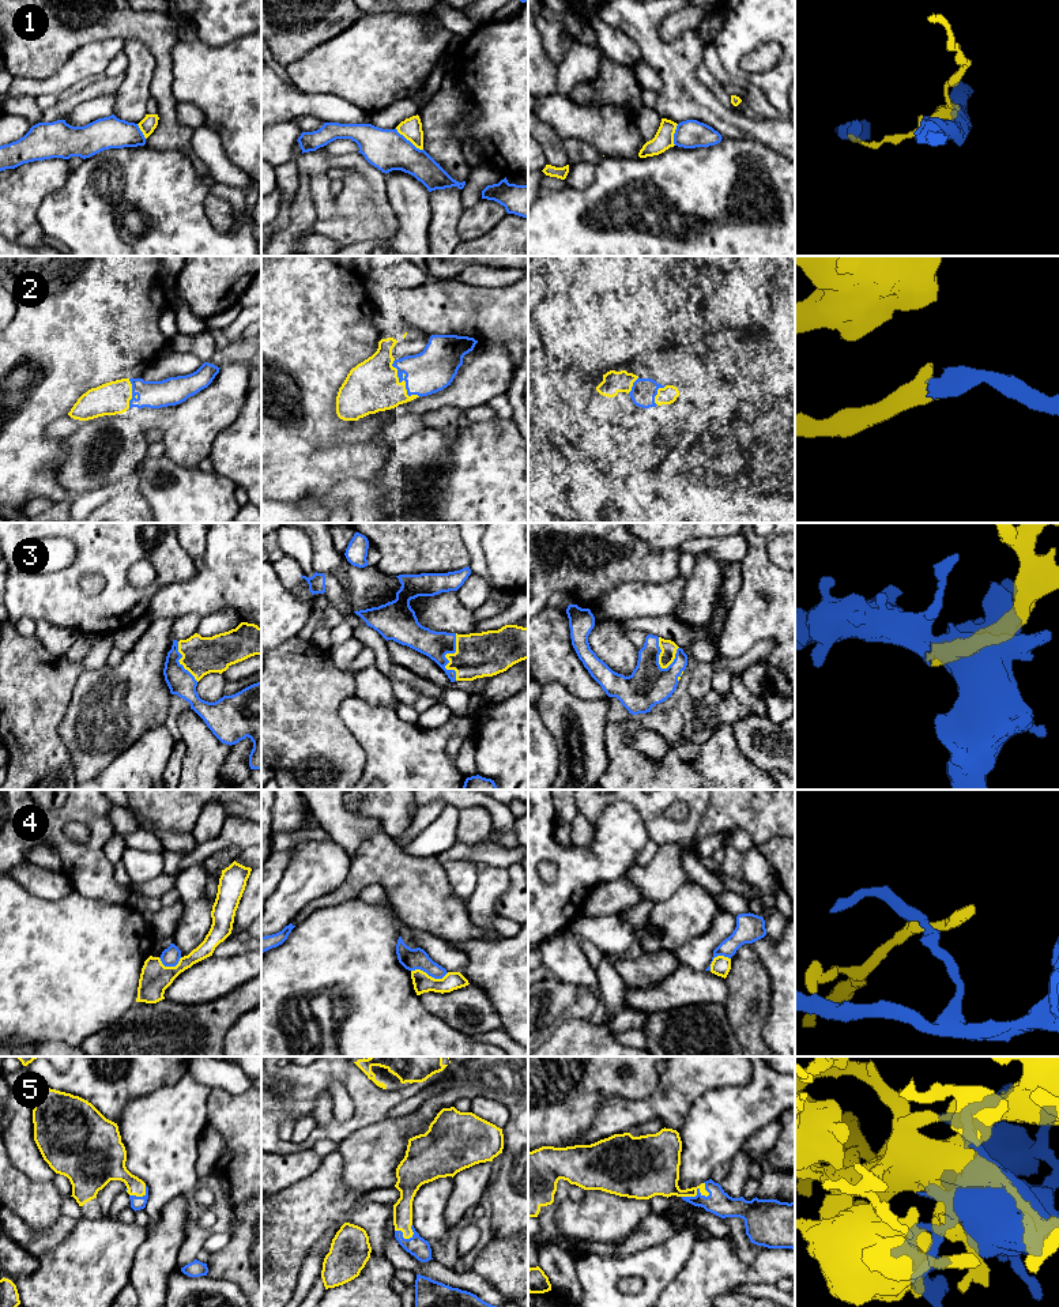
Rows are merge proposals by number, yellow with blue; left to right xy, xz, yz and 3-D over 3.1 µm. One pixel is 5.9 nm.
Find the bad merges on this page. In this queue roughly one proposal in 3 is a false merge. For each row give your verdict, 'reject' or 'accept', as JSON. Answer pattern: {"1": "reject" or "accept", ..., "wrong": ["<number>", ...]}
{"1": "reject", "2": "accept", "3": "accept", "4": "reject", "5": "accept", "wrong": ["1", "4"]}

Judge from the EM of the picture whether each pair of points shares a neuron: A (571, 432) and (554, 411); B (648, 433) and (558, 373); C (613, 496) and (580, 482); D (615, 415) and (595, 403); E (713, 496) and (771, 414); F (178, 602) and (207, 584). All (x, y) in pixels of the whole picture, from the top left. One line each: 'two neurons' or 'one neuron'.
A: one neuron
B: one neuron
C: one neuron
D: one neuron
E: one neuron
F: one neuron

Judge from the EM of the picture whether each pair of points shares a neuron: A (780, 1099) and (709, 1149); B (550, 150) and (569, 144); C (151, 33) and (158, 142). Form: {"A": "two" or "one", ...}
{"A": "one", "B": "two", "C": "one"}

